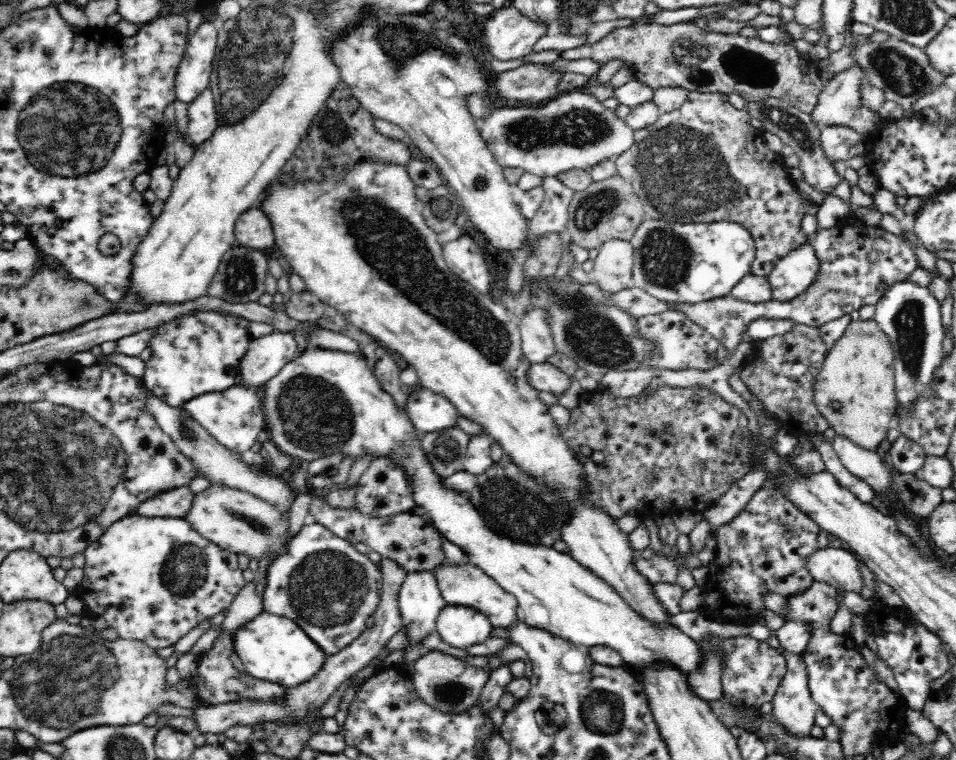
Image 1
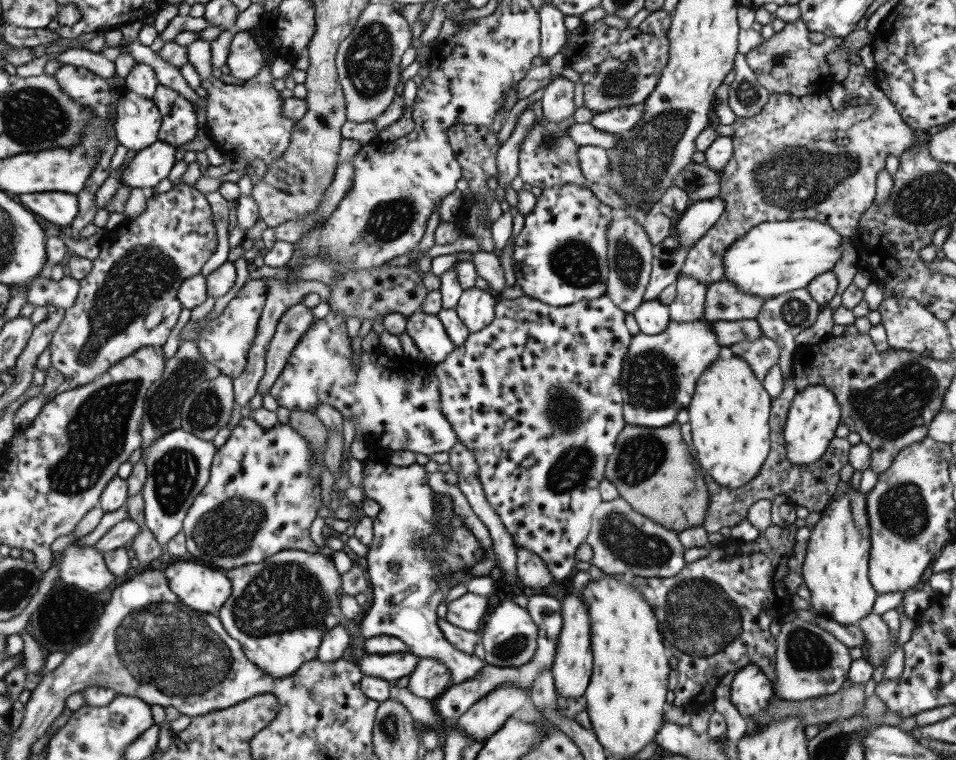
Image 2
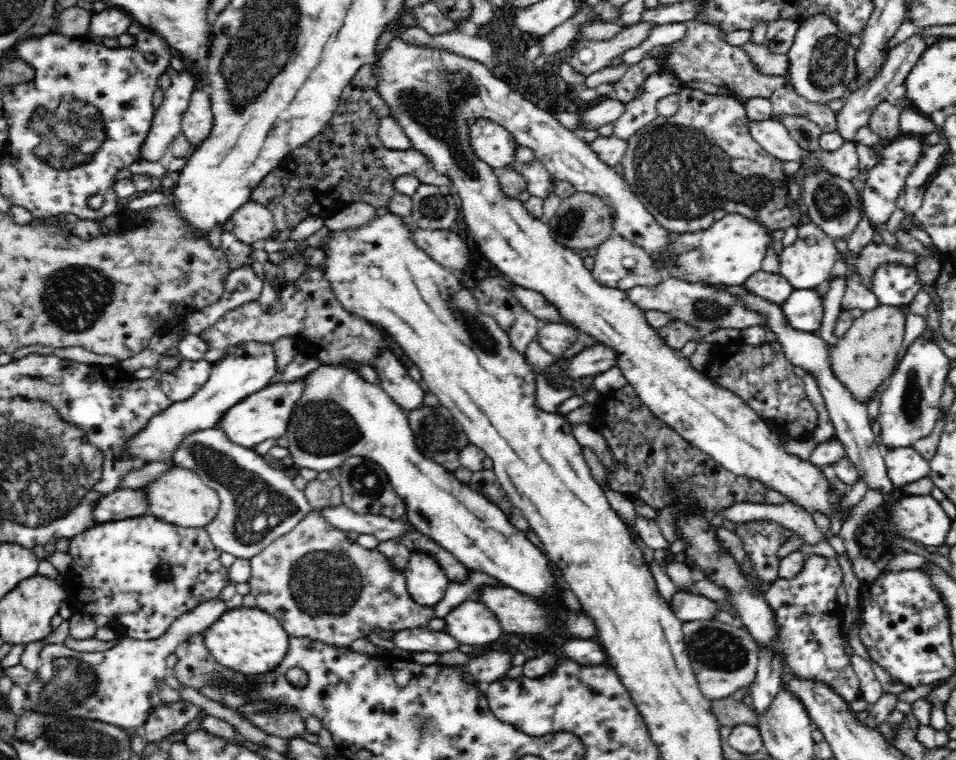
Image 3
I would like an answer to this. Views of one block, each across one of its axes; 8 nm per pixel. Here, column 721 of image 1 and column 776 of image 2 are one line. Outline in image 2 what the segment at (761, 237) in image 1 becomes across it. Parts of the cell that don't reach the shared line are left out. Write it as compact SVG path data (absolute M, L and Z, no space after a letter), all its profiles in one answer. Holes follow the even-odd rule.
M869 84L869 101L866 104L858 106L849 102L848 105L838 110L833 110L830 106L830 102L824 93L817 95L805 95L795 96L787 93L770 93L768 102L757 111L756 114L749 118L740 118L739 123L735 124L736 133L731 136L732 142L732 155L731 158L725 163L722 169L719 170L720 175L720 190L718 192L718 198L723 202L723 211L719 218L713 223L713 226L709 227L703 236L695 242L695 245L691 247L681 265L681 270L678 274L683 276L691 276L695 278L697 282L703 282L703 284L710 285L711 283L721 281L723 279L723 268L721 268L721 261L723 261L723 254L727 249L727 246L731 245L731 242L735 241L739 237L743 236L753 226L757 226L762 222L771 221L787 221L787 220L799 220L799 218L809 218L809 220L817 220L817 222L823 222L827 226L831 226L833 230L839 236L842 236L848 240L853 234L856 233L859 217L861 214L869 208L875 196L876 178L879 170L883 168L885 164L885 158L888 154L892 154L898 157L905 149L913 147L913 145L924 145L925 140L921 137L919 132L909 128L899 114L894 110L891 102L883 94L883 91L879 88L875 88L874 84Z

